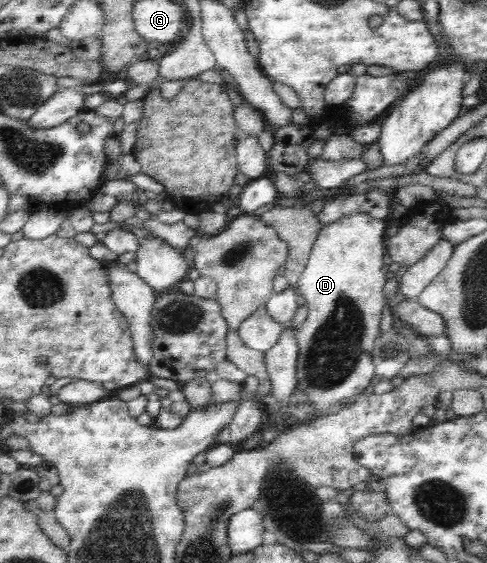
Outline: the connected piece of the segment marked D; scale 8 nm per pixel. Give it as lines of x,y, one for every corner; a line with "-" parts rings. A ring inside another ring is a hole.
357,213
351,216
340,218
334,223
323,226
319,231
318,237
314,242
308,263
298,283
296,283
295,290
297,296
302,296
306,300
305,306
307,307
307,316
305,321
300,324
296,331
296,346
298,346
298,355
296,357
296,369
297,369
297,388
300,388
316,413
328,411
330,407
334,407
336,403
344,401
344,399
350,399
350,397
360,396
369,392
371,386
371,380
377,378
375,368
369,361
369,357
373,352
376,340
380,337
380,321
382,317
382,309
385,305
385,294
383,293
384,284
386,282
386,265
384,264
384,249
385,249
385,237
387,235
386,228
388,221
375,220
370,214

